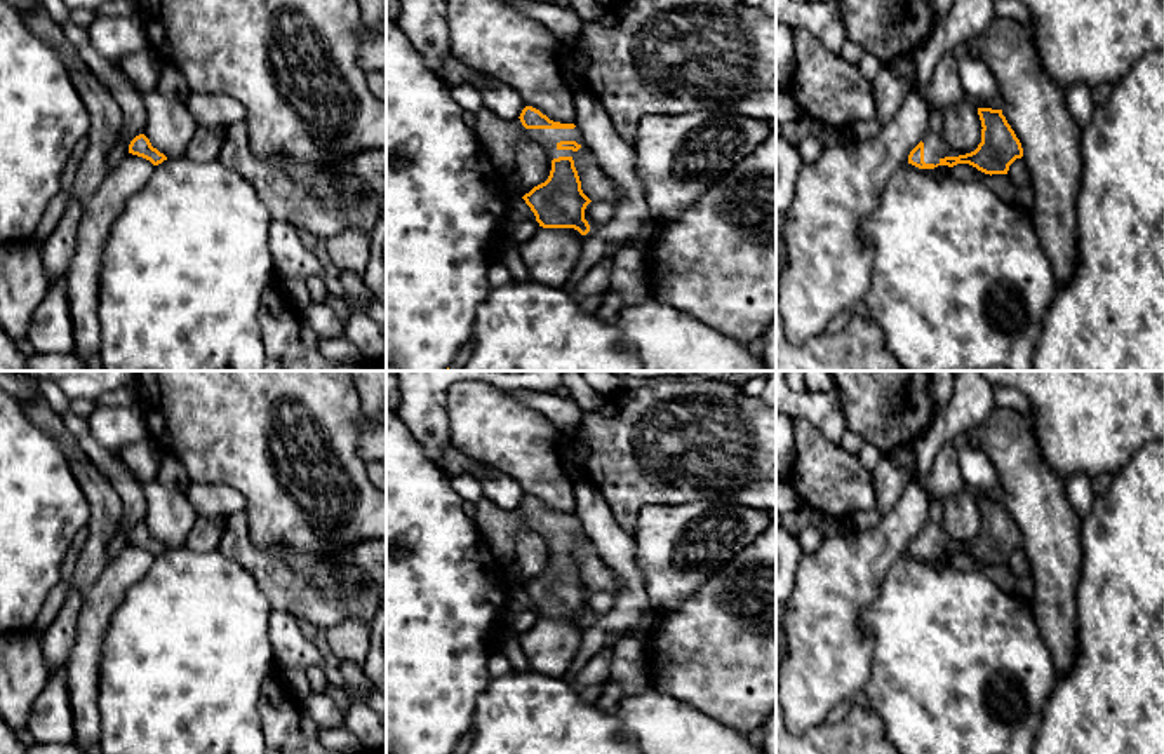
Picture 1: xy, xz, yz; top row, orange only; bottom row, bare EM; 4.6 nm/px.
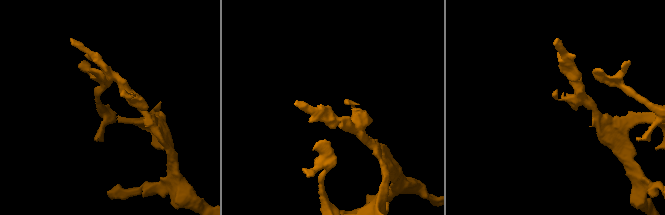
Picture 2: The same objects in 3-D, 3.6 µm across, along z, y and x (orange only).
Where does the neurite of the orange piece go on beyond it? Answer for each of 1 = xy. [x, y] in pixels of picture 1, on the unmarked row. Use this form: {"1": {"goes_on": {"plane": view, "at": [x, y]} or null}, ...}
{"1": {"goes_on": null}}

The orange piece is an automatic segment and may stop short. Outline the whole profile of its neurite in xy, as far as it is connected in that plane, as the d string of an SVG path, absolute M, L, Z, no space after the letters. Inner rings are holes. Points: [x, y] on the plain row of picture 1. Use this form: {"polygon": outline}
{"polygon": "M144 524L136 526L129 535L129 543L150 550L153 555L167 550L164 543L151 536L150 529Z"}

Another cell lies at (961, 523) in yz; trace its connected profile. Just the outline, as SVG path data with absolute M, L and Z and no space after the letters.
M964 484L955 496L943 502L945 512L940 524L950 547L971 543L981 533L980 498L1002 500L997 489L976 491Z

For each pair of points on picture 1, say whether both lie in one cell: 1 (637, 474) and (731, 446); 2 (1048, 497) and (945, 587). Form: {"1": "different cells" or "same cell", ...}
{"1": "same cell", "2": "different cells"}

